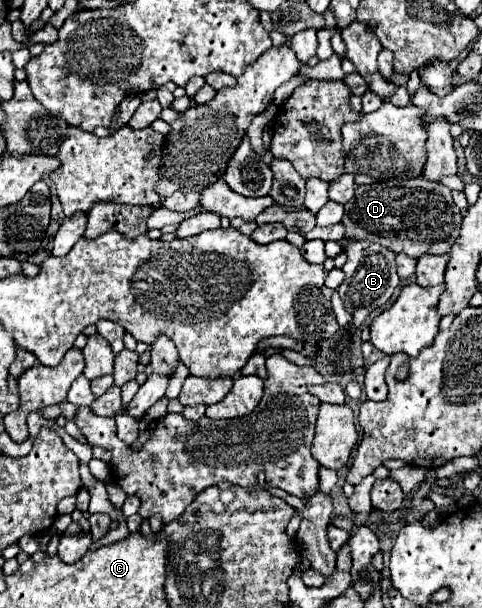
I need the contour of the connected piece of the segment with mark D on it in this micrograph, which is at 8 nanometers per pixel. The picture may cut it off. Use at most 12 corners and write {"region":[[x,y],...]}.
{"region":[[425,178],[359,186],[345,240],[447,254],[451,190]]}

